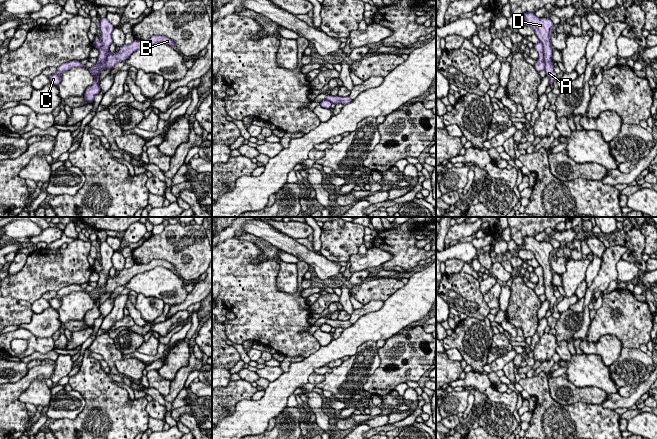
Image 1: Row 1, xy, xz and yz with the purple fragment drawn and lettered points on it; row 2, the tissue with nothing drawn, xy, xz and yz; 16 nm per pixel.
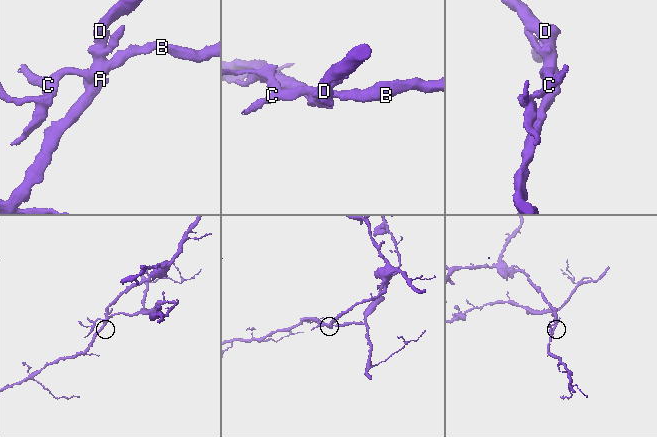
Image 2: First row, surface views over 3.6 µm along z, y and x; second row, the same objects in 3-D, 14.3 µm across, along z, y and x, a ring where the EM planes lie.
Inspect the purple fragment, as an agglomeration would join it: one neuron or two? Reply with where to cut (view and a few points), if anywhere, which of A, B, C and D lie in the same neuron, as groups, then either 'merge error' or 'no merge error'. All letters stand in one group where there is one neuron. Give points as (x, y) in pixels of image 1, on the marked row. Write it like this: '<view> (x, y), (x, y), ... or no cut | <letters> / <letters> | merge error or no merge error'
yz (539, 40), (542, 44), (544, 69) | A D / B C | merge error

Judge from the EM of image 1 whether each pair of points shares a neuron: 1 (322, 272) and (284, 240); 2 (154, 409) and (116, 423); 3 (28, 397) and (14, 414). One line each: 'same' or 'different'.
1: same
2: different
3: different

